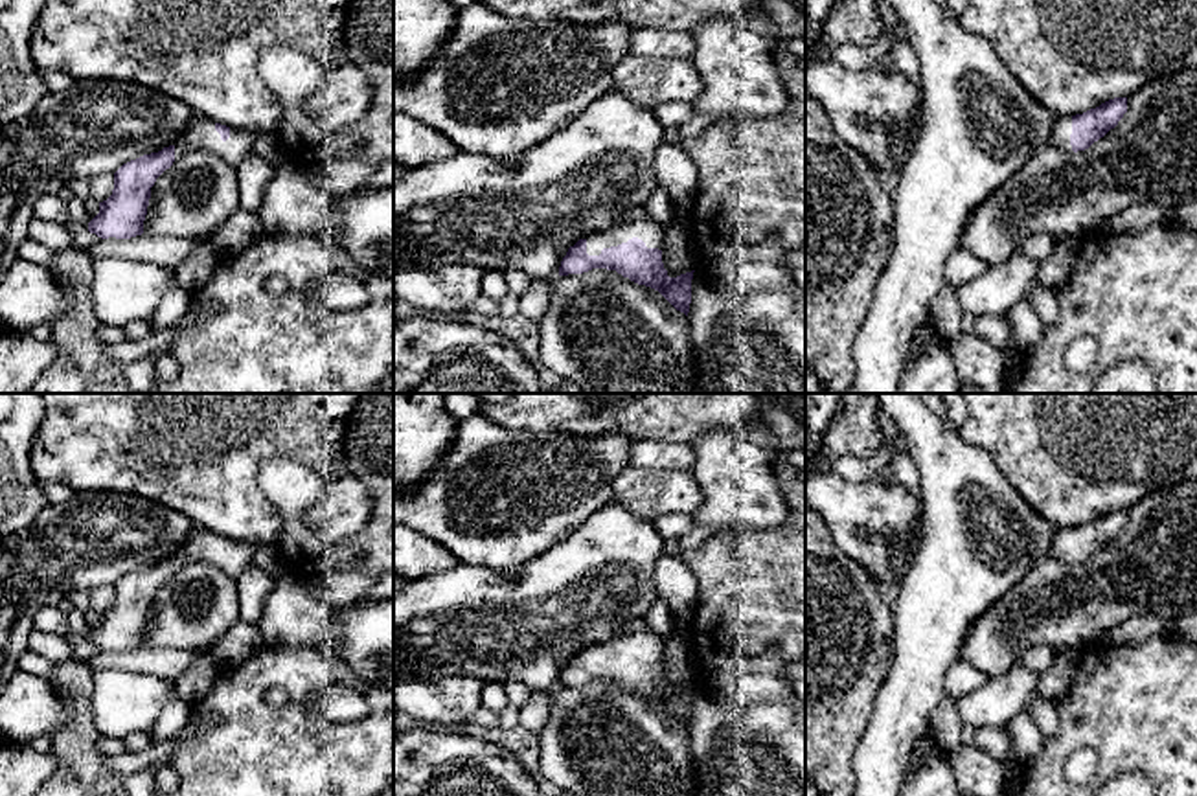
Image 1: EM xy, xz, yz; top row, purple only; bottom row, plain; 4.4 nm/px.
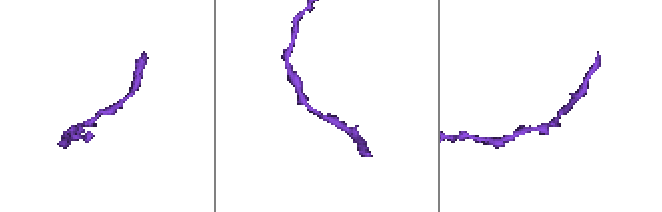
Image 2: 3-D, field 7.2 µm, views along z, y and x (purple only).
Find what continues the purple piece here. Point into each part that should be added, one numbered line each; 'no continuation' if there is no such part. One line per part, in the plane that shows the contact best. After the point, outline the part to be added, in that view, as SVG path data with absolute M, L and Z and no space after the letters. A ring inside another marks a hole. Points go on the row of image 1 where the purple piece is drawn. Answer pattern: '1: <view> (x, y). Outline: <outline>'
1: xz (653, 234). Outline: M649 217L631 222L620 222L610 230L587 235L587 254L599 256L603 248L618 246L633 237L642 239L647 248L662 250L667 239L667 230Z

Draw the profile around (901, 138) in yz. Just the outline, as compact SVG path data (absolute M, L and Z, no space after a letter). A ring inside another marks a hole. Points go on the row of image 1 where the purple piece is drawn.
M912 118L906 125L890 129L890 153L894 156L897 175L912 154L919 125L921 118Z

